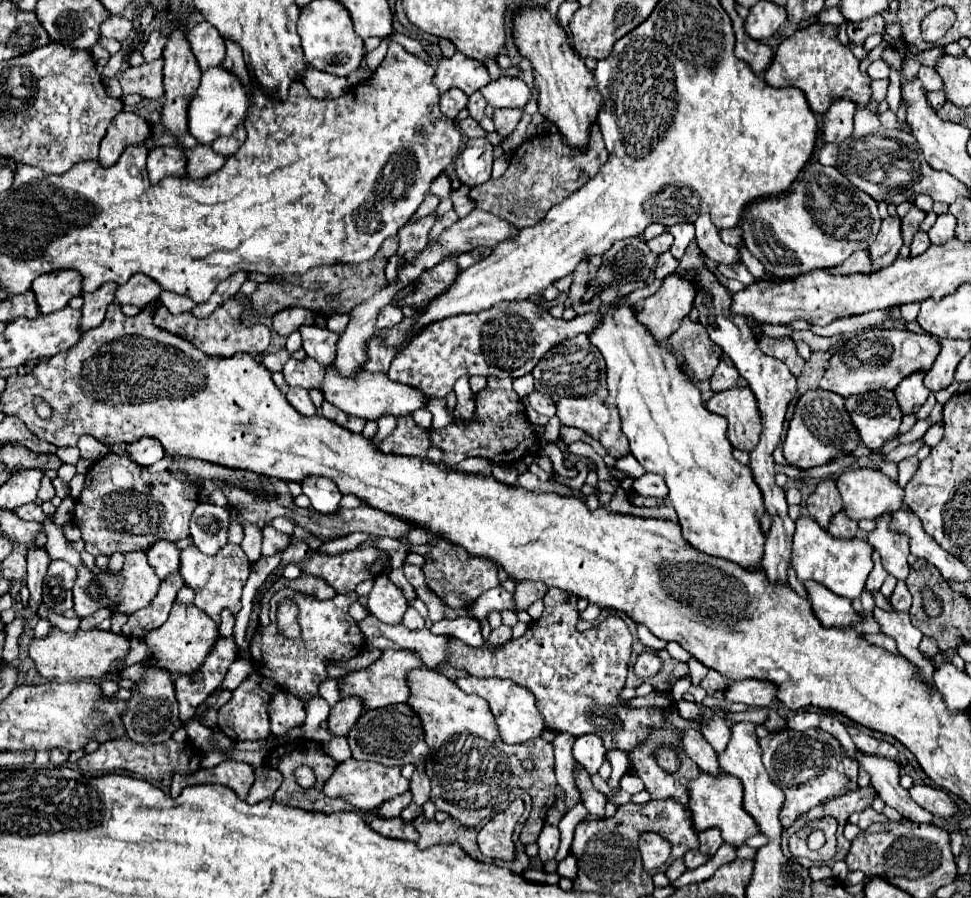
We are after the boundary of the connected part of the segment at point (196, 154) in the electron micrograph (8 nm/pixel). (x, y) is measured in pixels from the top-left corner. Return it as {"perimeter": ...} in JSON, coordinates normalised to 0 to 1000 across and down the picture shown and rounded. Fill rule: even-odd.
{"perimeter":[[[203,161],[201,166],[191,166],[193,175],[193,197],[195,199],[211,199],[215,193],[221,193],[230,186],[232,177],[223,173],[217,161]]]}

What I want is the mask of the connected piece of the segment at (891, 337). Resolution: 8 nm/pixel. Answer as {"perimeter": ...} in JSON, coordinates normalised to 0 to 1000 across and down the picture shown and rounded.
{"perimeter":[[[899,364],[895,375],[878,375],[858,391],[843,431],[866,442],[903,433],[922,433],[928,422],[938,418],[940,413],[957,413],[967,391],[969,384],[959,373],[944,373],[932,366]]]}

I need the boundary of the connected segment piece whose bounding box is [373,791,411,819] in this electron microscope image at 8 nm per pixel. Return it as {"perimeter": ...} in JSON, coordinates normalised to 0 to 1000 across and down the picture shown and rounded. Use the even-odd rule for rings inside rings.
{"perimeter":[[[421,881],[417,883],[417,885],[411,885],[411,888],[405,888],[405,890],[401,890],[401,892],[396,892],[384,908],[386,910],[394,910],[394,912],[399,912],[399,910],[411,910],[413,908],[413,903],[419,899],[423,894],[423,885],[421,885]]]}

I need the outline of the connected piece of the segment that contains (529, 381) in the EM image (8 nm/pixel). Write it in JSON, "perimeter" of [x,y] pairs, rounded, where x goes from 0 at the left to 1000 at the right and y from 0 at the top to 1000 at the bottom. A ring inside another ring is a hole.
{"perimeter":[[[543,415],[543,418],[535,420],[535,422],[530,422],[530,424],[528,424],[528,433],[532,435],[532,440],[535,440],[537,444],[539,444],[541,440],[545,440],[545,438],[549,435],[549,418]]]}

